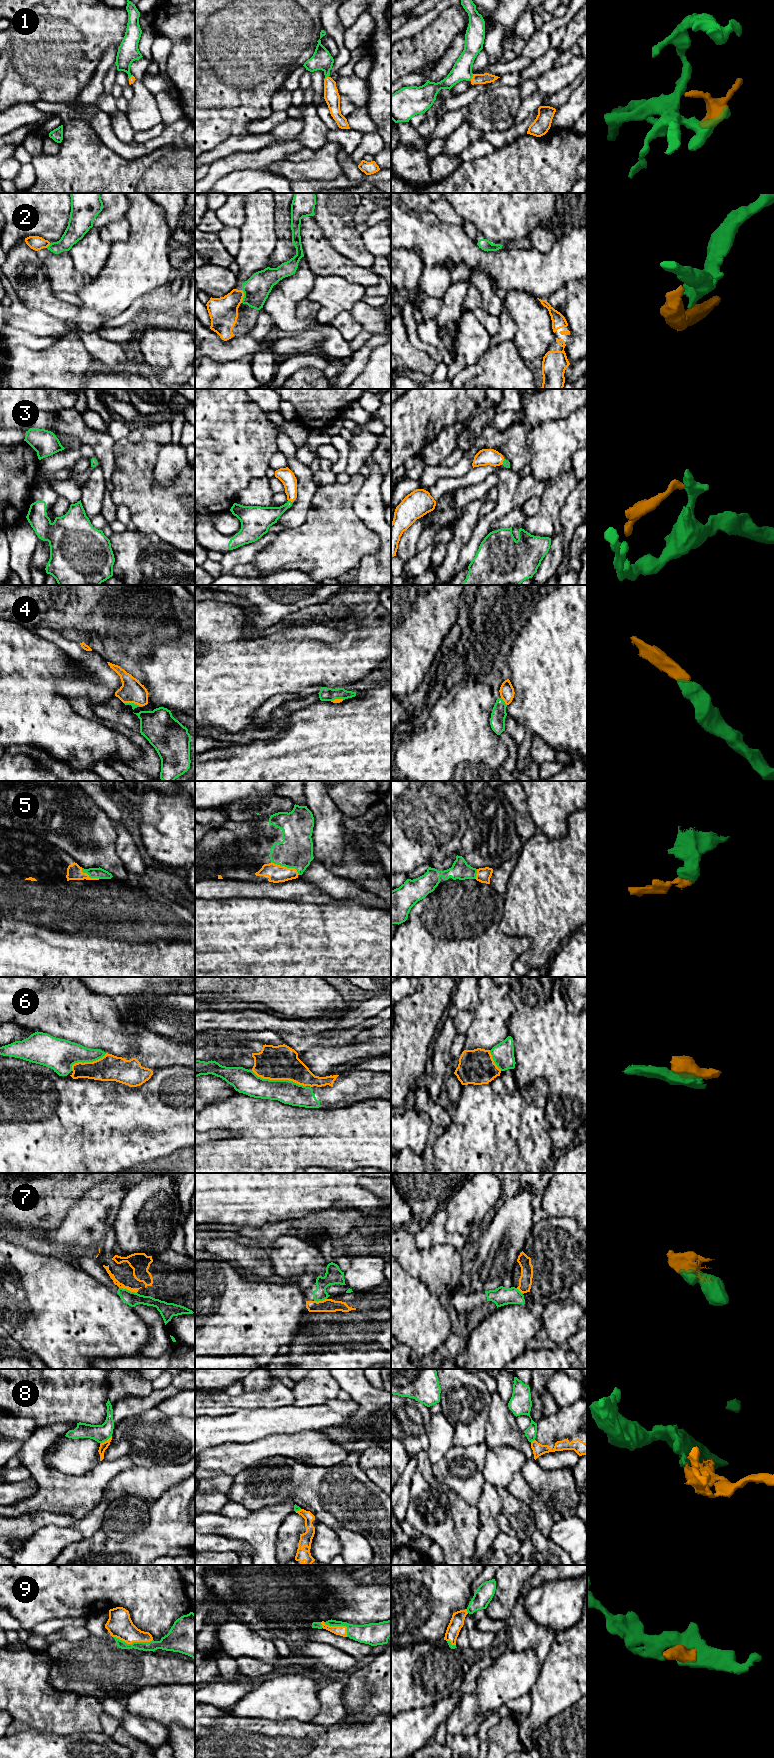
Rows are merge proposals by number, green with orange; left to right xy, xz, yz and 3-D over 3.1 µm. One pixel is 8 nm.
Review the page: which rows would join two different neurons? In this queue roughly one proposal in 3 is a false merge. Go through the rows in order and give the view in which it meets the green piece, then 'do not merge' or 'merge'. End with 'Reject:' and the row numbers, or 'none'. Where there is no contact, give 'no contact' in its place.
1: yz | merge
2: xz | merge
3: xz | merge
4: yz | merge
5: xz | merge
6: xz | merge
7: xy | do not merge
8: xy | do not merge
9: xy | merge
Reject: 7, 8

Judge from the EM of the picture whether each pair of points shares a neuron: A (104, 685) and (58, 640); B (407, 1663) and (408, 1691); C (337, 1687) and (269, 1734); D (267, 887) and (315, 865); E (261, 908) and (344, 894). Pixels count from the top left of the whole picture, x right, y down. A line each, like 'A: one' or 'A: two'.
A: one
B: one
C: two
D: two
E: two

